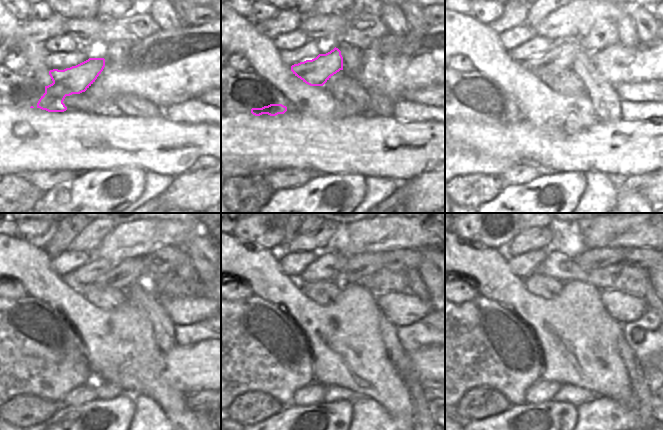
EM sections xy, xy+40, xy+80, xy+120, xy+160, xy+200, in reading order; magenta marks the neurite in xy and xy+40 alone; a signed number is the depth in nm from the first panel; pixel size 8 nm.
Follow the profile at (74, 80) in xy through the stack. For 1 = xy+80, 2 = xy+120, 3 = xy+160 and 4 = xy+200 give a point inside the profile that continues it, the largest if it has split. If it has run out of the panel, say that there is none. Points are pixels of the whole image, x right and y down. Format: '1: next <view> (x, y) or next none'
1: next xy+80 (561, 56)
2: next xy+120 (121, 276)
3: next xy+160 (357, 267)
4: next xy+200 (600, 257)

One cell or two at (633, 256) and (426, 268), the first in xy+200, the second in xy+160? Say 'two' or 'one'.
two

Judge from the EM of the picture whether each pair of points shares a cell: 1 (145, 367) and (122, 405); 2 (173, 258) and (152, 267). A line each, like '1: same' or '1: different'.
1: different
2: same

